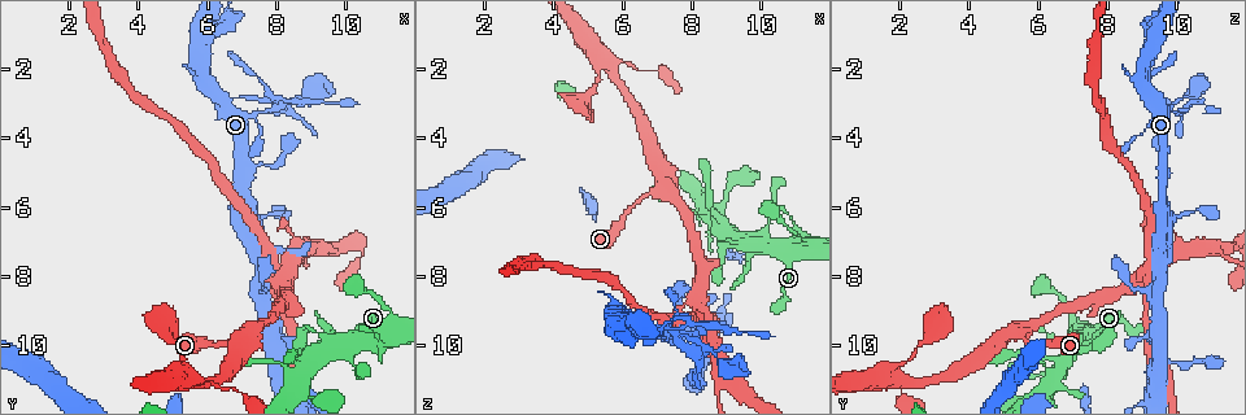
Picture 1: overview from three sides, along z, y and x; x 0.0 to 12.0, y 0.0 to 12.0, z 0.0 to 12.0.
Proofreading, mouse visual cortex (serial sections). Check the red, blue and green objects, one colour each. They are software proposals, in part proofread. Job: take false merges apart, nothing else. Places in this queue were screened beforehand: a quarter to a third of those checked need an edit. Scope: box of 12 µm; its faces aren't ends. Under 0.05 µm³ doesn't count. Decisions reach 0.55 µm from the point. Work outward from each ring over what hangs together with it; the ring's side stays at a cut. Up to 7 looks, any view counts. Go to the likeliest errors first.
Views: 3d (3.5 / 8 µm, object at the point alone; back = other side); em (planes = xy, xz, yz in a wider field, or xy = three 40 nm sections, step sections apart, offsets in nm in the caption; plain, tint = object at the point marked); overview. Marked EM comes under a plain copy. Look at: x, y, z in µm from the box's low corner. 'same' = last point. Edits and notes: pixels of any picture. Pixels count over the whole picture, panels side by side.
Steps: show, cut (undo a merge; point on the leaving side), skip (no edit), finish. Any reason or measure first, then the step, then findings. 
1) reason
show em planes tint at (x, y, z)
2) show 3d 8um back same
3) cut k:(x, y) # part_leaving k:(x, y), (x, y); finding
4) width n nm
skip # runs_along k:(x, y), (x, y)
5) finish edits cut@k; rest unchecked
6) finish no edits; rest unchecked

a fork
show 3d 3.5um at (8.0, 2.9, 9.3)

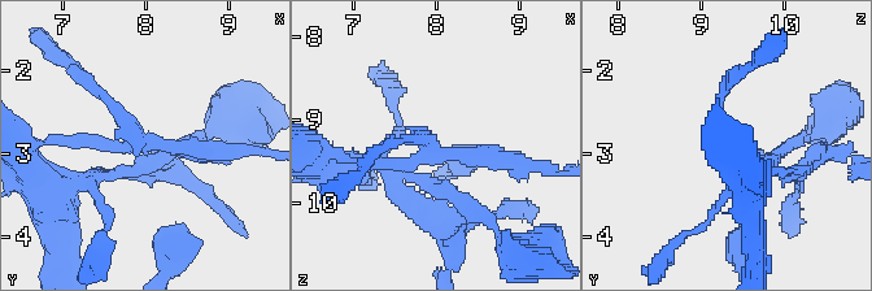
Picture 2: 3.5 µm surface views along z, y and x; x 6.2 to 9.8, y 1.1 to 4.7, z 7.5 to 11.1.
show em xy step 3 tint at (7.95, 2.90, 9.40)

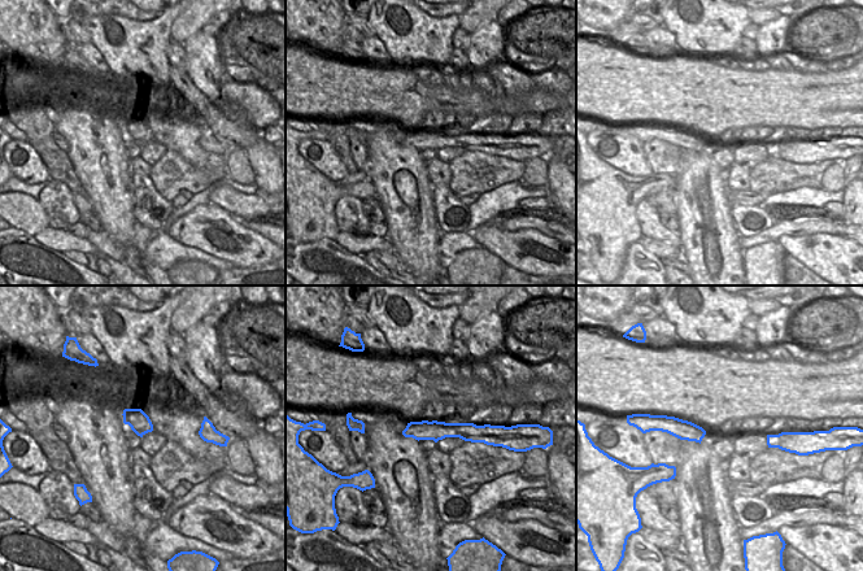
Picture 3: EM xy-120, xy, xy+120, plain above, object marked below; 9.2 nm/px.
cut 2:(109, 101) # part_leaving 2:(140, 142), (65, 57); a second cell is stuck on

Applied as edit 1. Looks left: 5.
sudden change in width
show 3d 3.5um at (5.6, 10.9, 1.9)

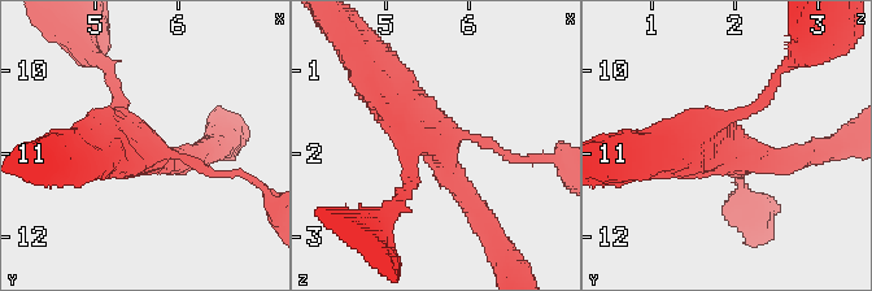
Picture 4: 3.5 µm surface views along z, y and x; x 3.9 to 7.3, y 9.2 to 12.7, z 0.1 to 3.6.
need the tissue
show em xy step 3 tint at (5.55, 10.85, 1.85)

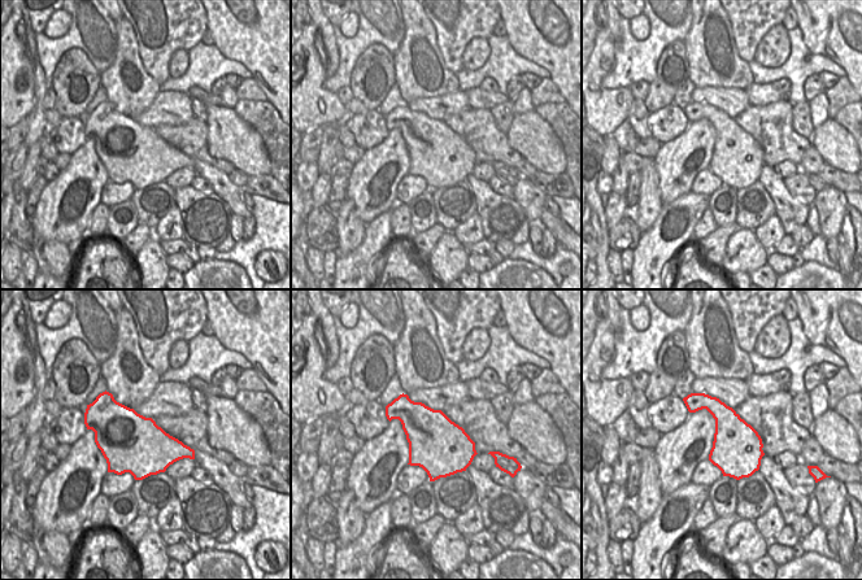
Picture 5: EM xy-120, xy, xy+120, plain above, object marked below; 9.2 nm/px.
skip # runs_along 4:(471, 205), (423, 125), (371, 75); continuous, no second cell

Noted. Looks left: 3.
show 3d 3.5um at (7.1, 4.6, 9.6)

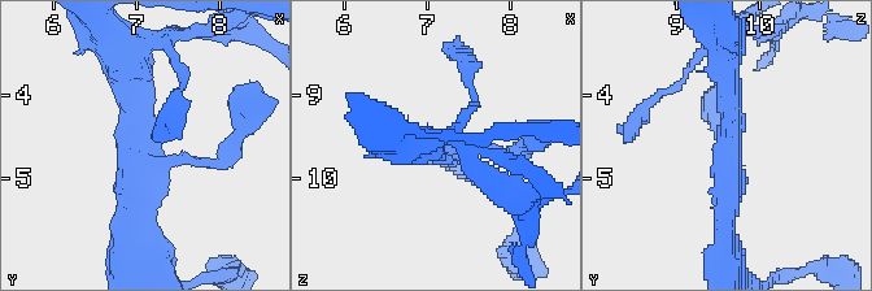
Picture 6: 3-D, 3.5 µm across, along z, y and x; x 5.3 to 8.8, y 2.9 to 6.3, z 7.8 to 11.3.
show em xy step 2 tint at (7.05, 4.60, 9.65)

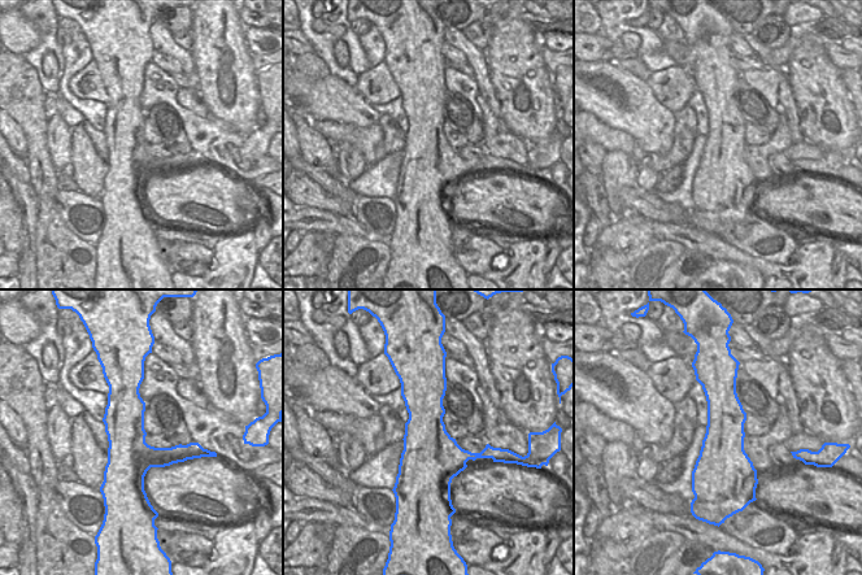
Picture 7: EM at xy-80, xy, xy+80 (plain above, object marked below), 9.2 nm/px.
skip # runs_along 6:(123, 68), (155, 160), (223, 156); continuous, no second cell

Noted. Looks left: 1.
finish edits cut@2; rest unchecked

